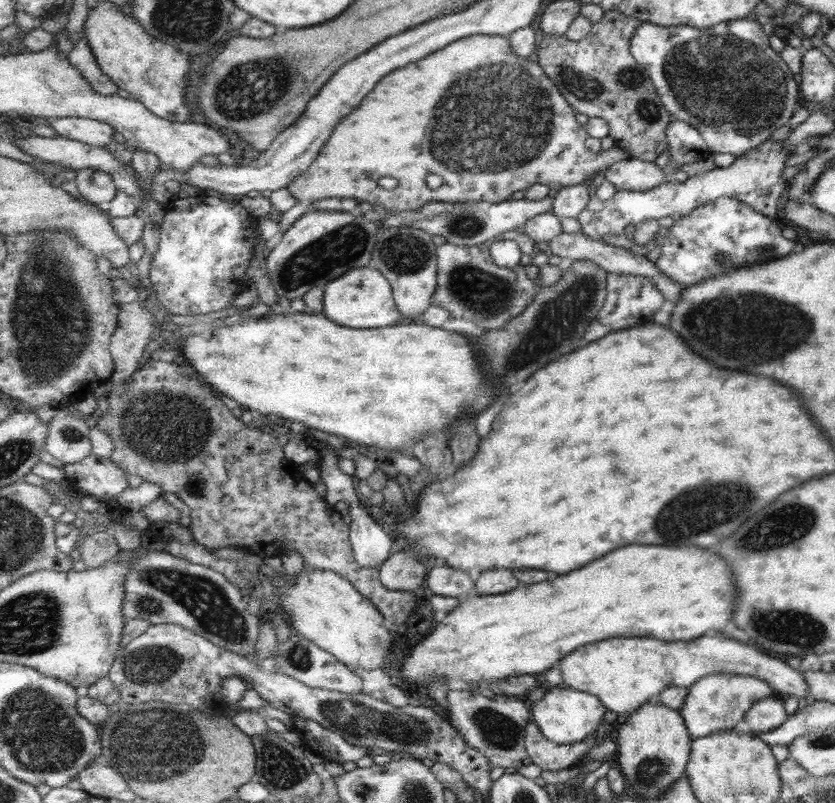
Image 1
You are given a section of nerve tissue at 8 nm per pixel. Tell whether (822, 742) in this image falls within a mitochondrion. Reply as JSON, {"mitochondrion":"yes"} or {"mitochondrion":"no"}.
{"mitochondrion":"yes"}

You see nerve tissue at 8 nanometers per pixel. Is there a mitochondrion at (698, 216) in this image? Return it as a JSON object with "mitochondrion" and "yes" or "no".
{"mitochondrion":"no"}

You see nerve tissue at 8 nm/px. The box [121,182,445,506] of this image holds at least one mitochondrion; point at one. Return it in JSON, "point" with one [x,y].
{"point":[328,255]}

